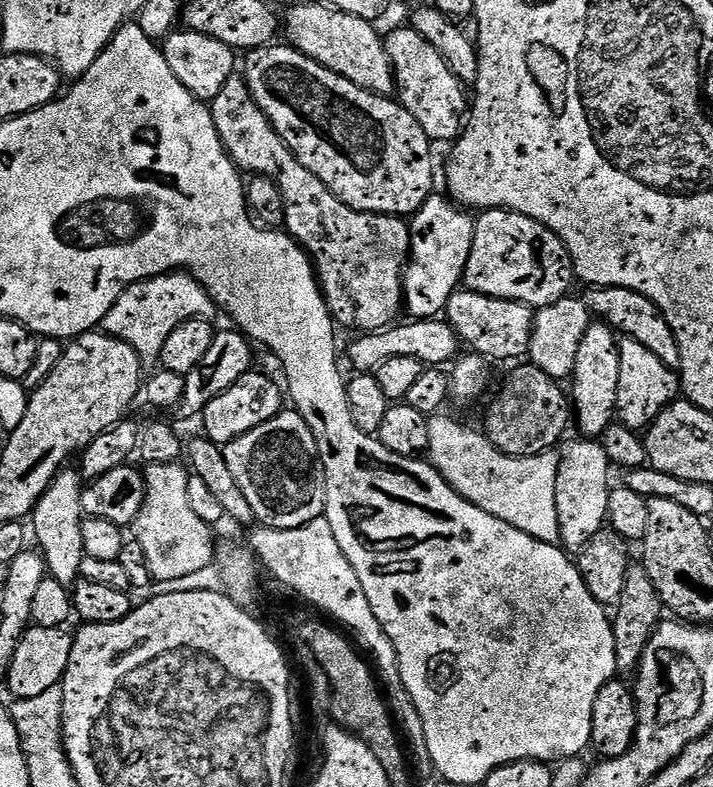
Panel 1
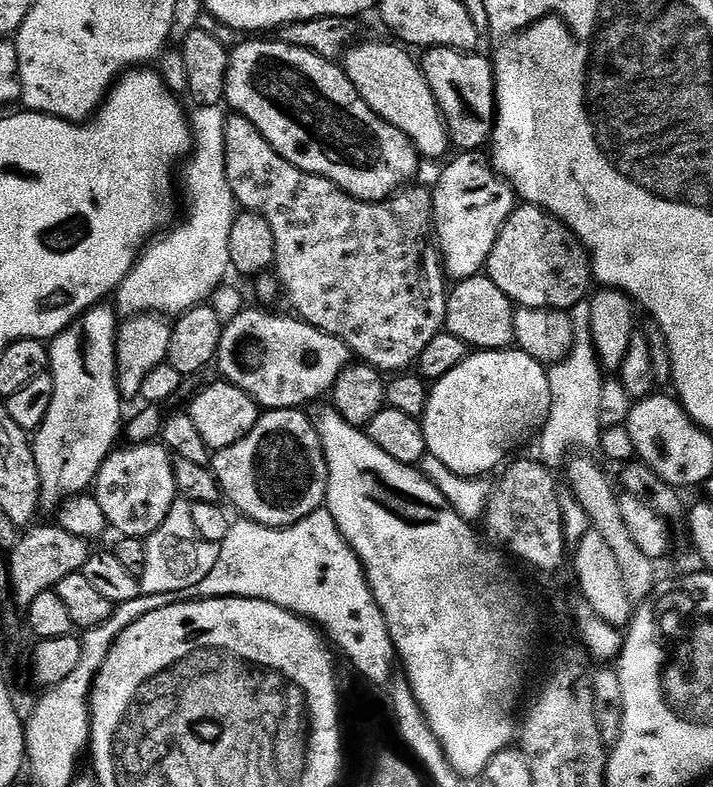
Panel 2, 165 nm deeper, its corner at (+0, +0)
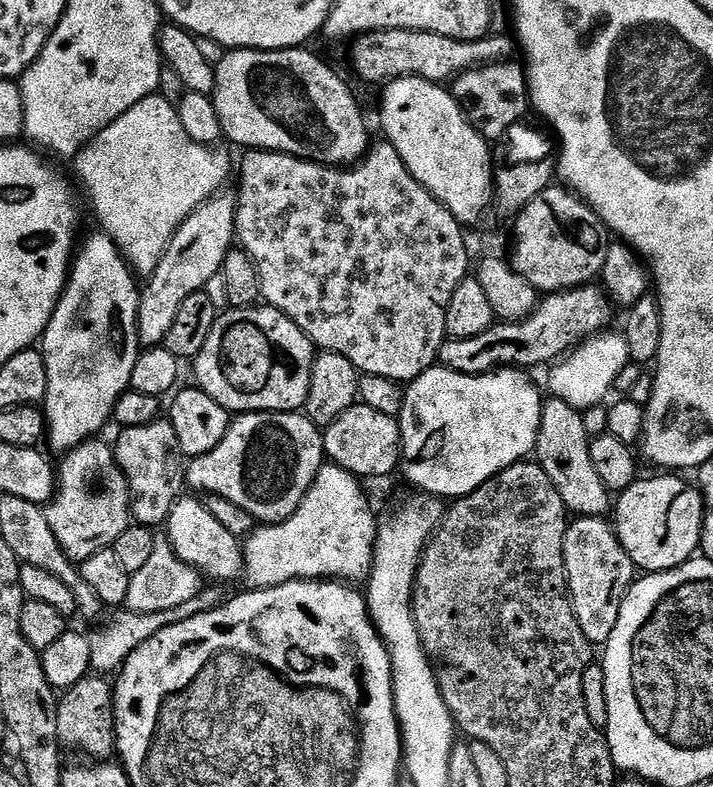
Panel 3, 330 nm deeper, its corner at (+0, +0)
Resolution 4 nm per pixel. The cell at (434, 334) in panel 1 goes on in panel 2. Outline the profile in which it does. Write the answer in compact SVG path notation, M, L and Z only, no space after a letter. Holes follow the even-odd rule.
M243 310L233 321L224 324L224 333L216 351L214 364L215 367L220 367L220 372L224 375L221 377L227 383L236 384L246 390L246 394L253 396L264 410L299 409L304 406L300 404L310 403L323 392L324 395L331 393L332 383L350 363L348 345L343 344L337 336L326 334L299 318L288 316L271 316L268 312Z

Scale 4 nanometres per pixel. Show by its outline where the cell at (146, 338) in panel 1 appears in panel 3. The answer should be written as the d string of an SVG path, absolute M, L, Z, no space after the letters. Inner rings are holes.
M157 94L142 98L138 106L130 106L122 118L110 122L110 126L101 130L74 157L76 176L88 187L97 222L119 248L133 273L141 277L144 275L144 278L151 277L178 226L182 226L191 212L198 210L198 206L205 204L227 185L224 183L228 180L228 156L214 151L218 150L190 138L179 120L177 107Z

